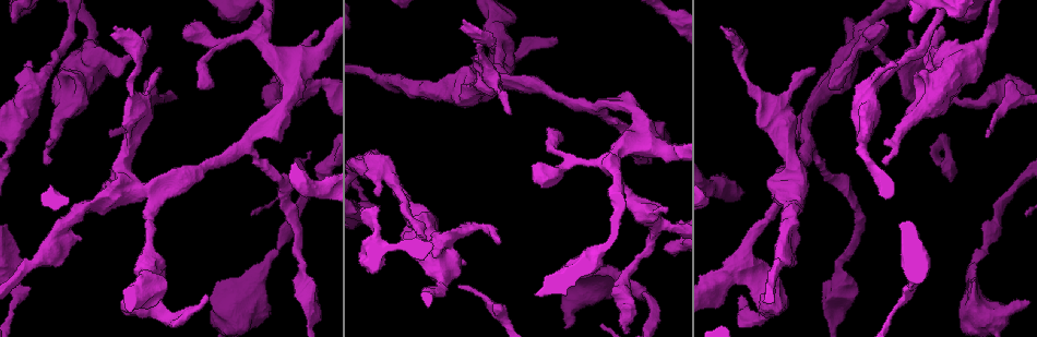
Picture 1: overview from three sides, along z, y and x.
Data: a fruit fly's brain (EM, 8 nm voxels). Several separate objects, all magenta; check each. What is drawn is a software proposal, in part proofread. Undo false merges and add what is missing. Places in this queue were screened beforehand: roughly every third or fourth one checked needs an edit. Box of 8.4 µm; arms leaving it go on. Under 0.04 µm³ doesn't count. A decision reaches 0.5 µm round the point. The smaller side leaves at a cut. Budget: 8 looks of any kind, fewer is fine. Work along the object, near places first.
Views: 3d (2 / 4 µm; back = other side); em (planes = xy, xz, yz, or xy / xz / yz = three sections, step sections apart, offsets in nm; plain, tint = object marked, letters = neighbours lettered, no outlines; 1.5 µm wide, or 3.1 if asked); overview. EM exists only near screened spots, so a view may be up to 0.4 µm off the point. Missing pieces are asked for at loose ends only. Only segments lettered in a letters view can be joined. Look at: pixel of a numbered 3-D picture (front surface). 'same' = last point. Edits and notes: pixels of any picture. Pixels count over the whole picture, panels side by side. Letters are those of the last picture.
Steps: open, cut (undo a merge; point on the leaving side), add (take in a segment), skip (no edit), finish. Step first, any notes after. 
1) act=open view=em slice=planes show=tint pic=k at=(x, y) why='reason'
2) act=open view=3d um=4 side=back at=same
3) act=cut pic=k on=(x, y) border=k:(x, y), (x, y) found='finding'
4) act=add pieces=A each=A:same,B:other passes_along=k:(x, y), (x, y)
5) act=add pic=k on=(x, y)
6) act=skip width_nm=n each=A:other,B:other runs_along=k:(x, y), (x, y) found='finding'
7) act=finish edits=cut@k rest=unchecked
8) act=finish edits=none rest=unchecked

act=open view=3d um=4 pic=1 at=(957, 100) why='thick turns thin'

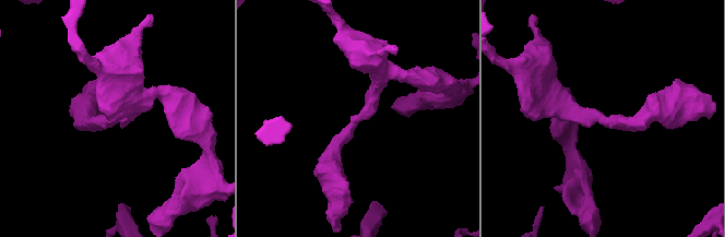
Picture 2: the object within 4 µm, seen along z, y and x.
act=open view=em slice=xz step=8 show=plain pic=2 at=(359, 120) arm_widths_nm=280,320

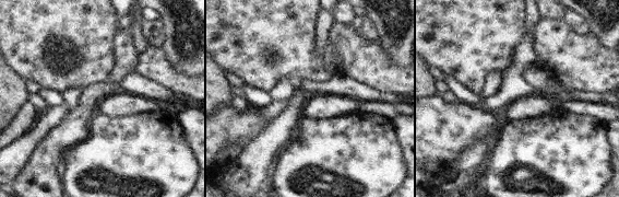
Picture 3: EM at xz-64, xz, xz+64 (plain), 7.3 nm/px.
act=open view=em slice=xz step=8 show=letters at=same

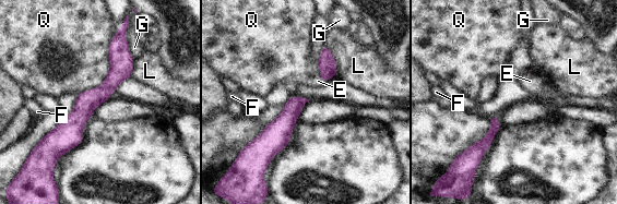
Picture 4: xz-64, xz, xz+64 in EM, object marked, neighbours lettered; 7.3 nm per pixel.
act=skip width_nm=120 each=E:other,F:other,G:other,L:other,Q:other border=4:(117, 31), (105, 80), (79, 94) found='continuous, no second neuron'

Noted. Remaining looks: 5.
act=open view=em slice=planes show=letters pic=1 at=(911, 32) why='branch stops here'

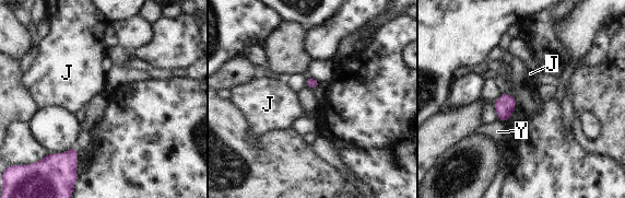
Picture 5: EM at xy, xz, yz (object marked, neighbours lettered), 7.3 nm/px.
act=skip each=J:other,Y:other border=5:(499, 120), (503, 123) found='no lettered segment goes on from it'

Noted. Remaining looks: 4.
act=open view=3d um=4 pic=1 at=(942, 27)

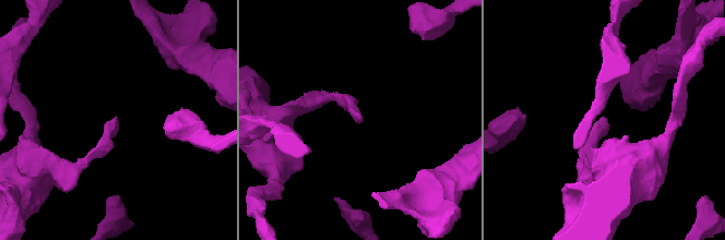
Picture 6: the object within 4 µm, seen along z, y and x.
act=open view=em slice=planes show=letters pic=6 at=(604, 118)

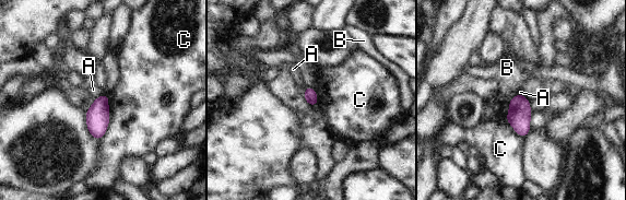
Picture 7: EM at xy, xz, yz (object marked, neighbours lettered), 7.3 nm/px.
act=skip each=A:other,B:other,C:other found='none of them fits'

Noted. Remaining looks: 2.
act=finish edits=none rest=unchecked

